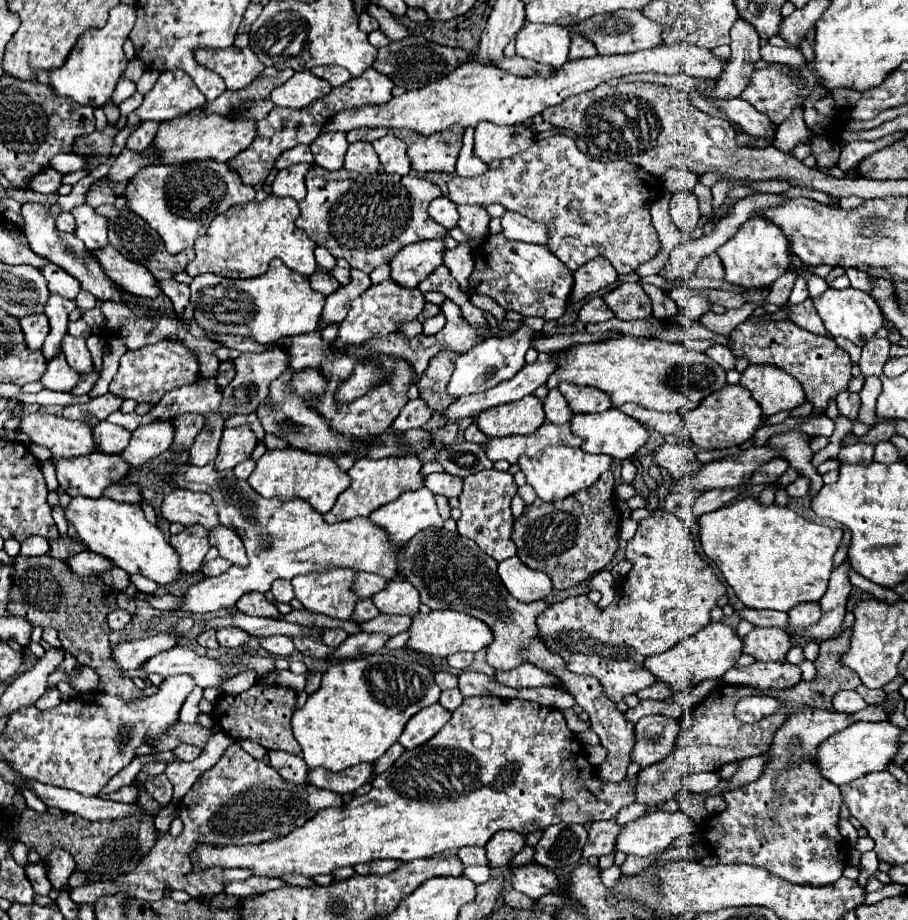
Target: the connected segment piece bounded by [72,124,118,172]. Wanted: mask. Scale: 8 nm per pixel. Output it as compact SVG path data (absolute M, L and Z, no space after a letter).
M108 124L104 130L94 130L92 134L86 134L86 136L80 136L76 142L74 142L74 148L72 152L74 154L80 154L80 156L86 156L88 162L84 166L86 172L92 172L96 166L108 162L110 158L110 150L114 146L114 136L118 134L116 126Z

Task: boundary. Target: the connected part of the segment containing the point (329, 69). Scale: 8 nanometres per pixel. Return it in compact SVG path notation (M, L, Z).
M316 66L312 70L312 74L322 78L322 80L328 80L332 86L340 86L340 84L350 80L350 74L340 66Z

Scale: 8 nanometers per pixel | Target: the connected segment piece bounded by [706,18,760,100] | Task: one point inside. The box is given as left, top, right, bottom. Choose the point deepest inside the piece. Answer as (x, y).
(745, 51)

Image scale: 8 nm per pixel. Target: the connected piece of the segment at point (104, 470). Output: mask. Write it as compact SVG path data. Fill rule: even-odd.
M94 452L74 460L52 460L52 464L56 466L60 488L66 490L68 496L100 498L106 486L128 474L128 464L116 454L108 456Z

